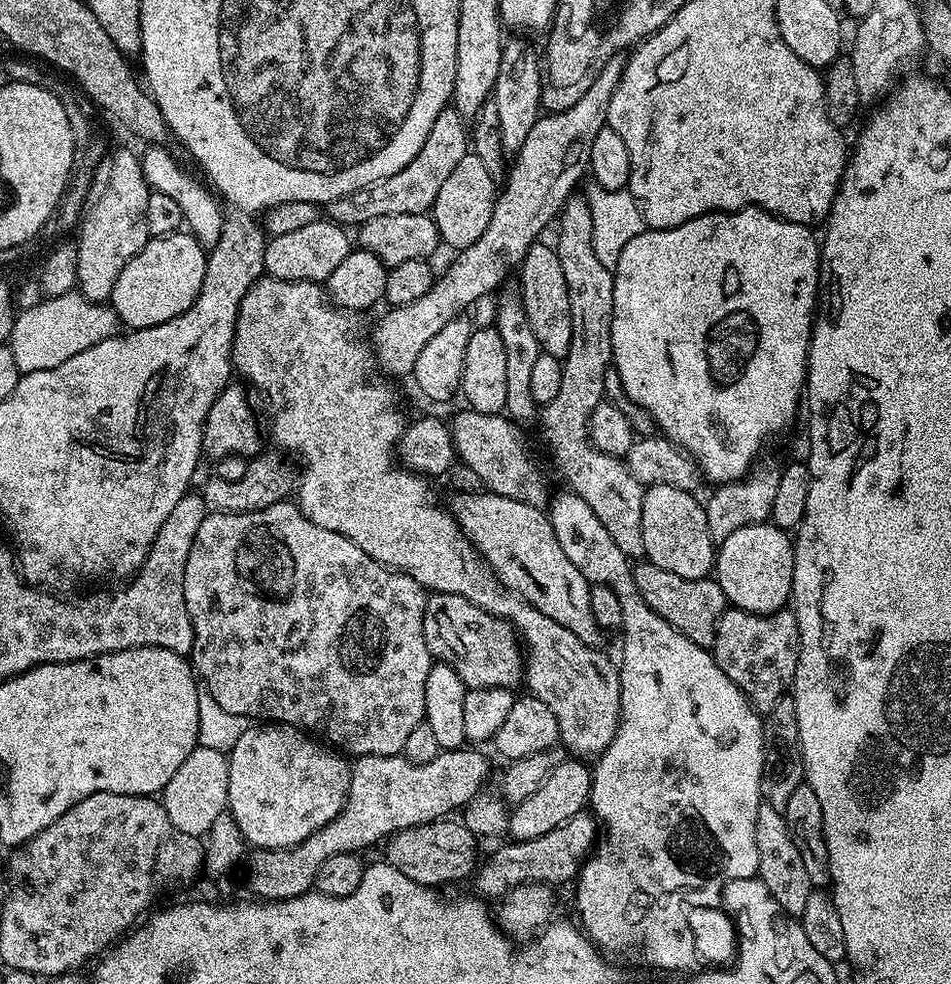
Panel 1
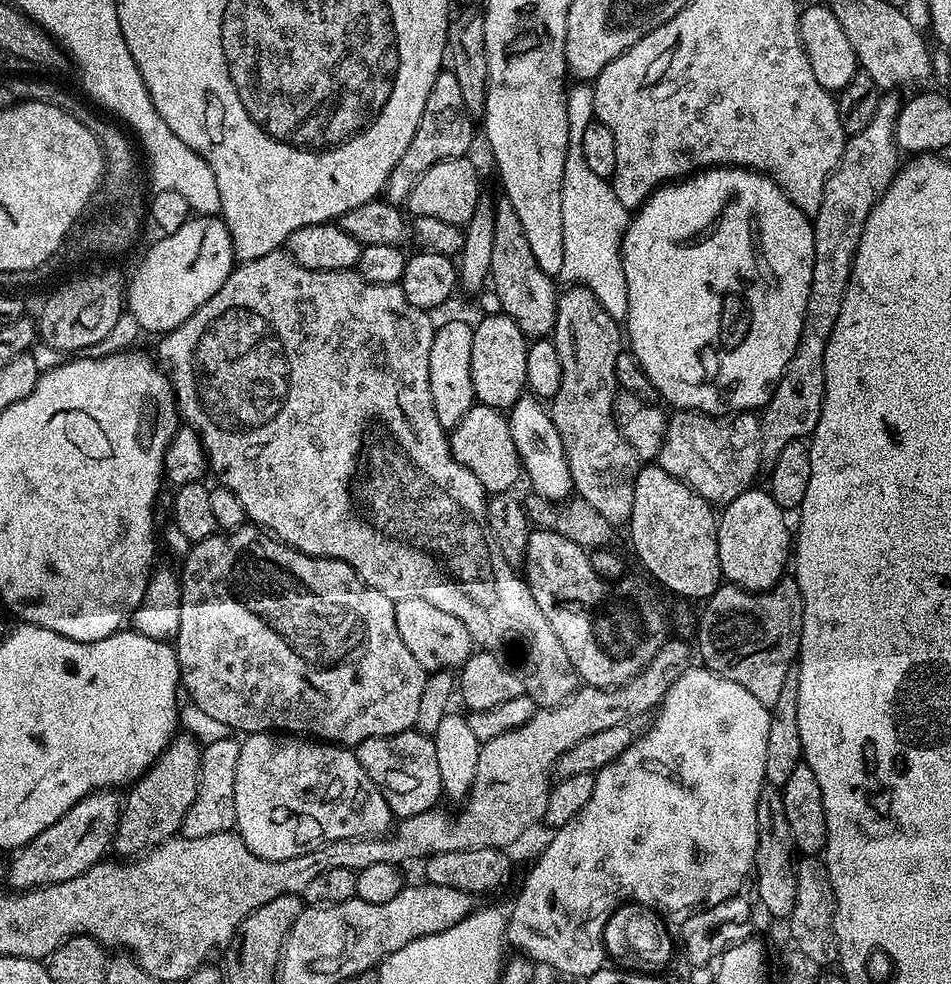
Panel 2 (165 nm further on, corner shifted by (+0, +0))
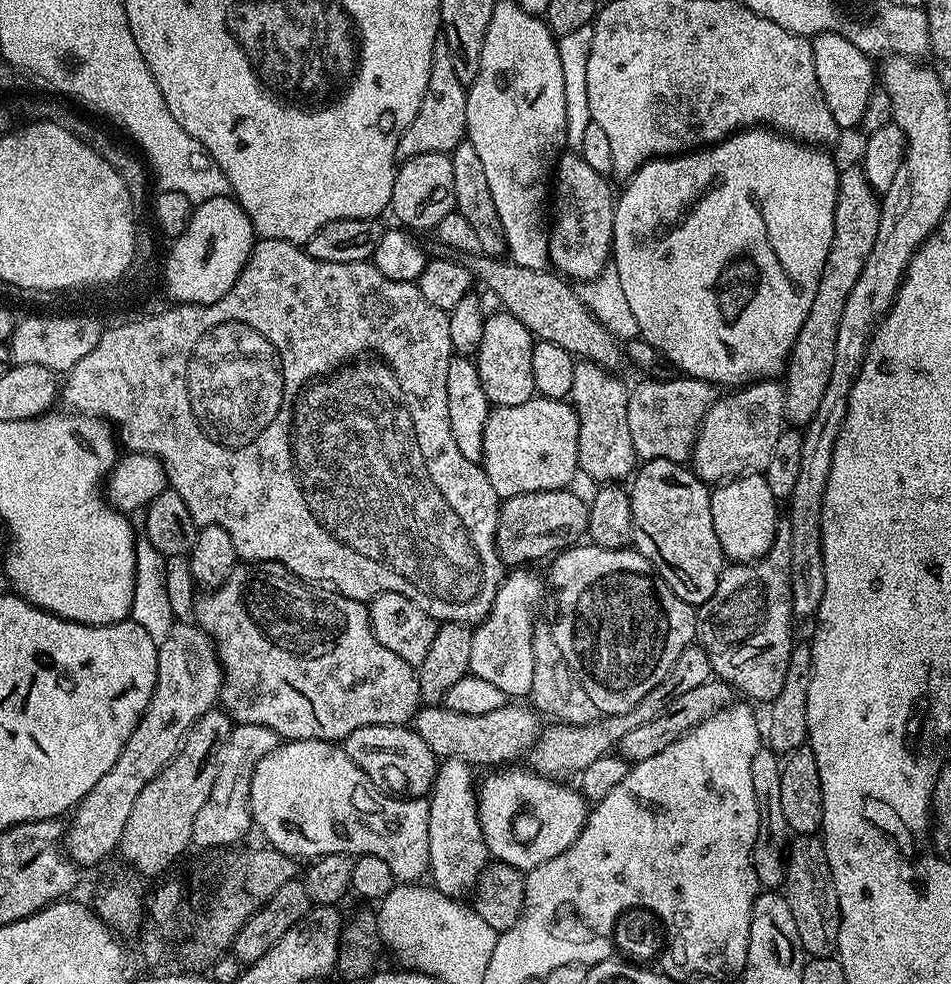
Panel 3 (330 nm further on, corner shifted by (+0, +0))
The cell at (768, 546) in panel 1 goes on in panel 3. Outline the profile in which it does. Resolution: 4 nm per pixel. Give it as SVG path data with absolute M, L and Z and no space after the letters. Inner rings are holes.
M763 475L726 480L711 493L711 497L710 514L714 518L714 534L718 534L725 557L738 564L748 564L765 556L776 537L778 501L774 494L770 494L770 486Z

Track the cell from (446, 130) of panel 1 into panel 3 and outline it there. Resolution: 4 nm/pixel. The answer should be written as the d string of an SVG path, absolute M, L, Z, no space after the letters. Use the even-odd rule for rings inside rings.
M442 38L434 42L434 54L430 66L430 82L426 82L426 94L422 94L422 102L418 106L418 114L414 114L414 122L406 126L402 138L398 138L397 157L401 161L414 158L418 154L431 152L451 153L466 139L466 98L467 87L458 82L454 70L454 62L450 58L450 46Z

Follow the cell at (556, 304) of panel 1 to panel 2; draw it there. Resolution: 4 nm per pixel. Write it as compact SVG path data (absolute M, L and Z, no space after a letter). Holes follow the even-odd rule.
M507 198L500 200L494 208L494 250L492 251L492 271L490 287L502 298L506 315L524 331L529 338L544 338L556 326L556 302L558 299L557 281L547 276L538 266L530 242L526 242L526 234L522 230L522 222L518 222L518 214L514 214L514 206L510 206Z

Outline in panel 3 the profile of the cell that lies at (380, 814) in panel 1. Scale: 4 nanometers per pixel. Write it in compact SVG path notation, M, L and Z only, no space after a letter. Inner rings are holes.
M375 724L354 730L343 740L346 754L374 782L374 786L394 797L427 797L436 779L438 758L422 742L422 738L408 726L398 724Z

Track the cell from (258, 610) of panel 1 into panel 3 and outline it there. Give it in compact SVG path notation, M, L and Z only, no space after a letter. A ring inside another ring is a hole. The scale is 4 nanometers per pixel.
M261 560L259 562L240 562L232 569L231 574L222 582L219 588L205 591L204 596L196 600L196 617L194 623L202 629L216 645L216 656L220 659L220 670L224 673L224 682L220 686L219 707L232 717L236 724L253 724L254 726L266 726L276 732L277 737L285 741L318 739L335 742L343 742L354 730L362 726L374 726L375 724L407 725L415 717L421 707L420 677L413 665L406 663L394 650L386 650L374 638L370 618L368 617L368 604L362 600L355 600L349 596L343 596L328 586L321 586L315 582L300 579L290 569L273 560Z

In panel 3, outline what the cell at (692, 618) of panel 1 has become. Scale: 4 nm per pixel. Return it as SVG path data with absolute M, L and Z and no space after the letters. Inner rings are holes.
M559 488L558 490L542 490L534 494L518 494L517 496L509 496L501 503L500 513L498 514L498 526L496 527L496 553L500 556L500 563L505 566L524 566L529 562L528 560L540 560L547 552L551 554L559 553L561 550L573 547L587 533L588 531L588 506L589 501L583 500L578 493L572 492L568 488Z

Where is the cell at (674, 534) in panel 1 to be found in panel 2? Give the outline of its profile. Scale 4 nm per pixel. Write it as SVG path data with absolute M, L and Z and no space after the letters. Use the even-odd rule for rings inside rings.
M659 466L641 467L634 482L634 510L630 521L632 548L644 568L664 588L680 596L693 596L697 602L716 593L721 587L722 577L718 562L718 538L716 537L717 513L713 505L705 501L690 485L666 474Z

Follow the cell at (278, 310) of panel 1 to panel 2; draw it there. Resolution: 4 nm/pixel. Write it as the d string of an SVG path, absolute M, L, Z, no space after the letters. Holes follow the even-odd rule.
M277 250L262 254L262 258L245 260L237 263L226 278L222 290L210 298L182 326L173 332L165 332L159 337L155 355L159 363L170 373L172 391L176 394L176 403L181 417L197 429L208 428L202 432L205 453L208 457L210 472L217 476L219 483L229 488L242 502L245 517L255 527L271 534L281 544L288 544L311 556L329 556L349 564L359 574L364 583L386 594L393 602L406 598L422 598L446 614L454 614L470 630L473 641L481 649L495 649L499 640L508 640L511 636L525 636L524 652L528 655L528 676L526 675L526 692L536 701L540 708L553 708L569 700L578 691L576 667L566 654L558 634L546 622L542 610L528 592L528 585L506 562L494 534L490 534L488 521L488 496L482 482L466 470L452 456L448 445L449 433L438 422L434 410L434 398L430 398L430 346L434 342L437 325L425 309L414 306L400 289L399 283L375 284L359 271L319 272L306 270L294 262L287 251ZM192 384L196 387L196 400L200 408L192 408Z

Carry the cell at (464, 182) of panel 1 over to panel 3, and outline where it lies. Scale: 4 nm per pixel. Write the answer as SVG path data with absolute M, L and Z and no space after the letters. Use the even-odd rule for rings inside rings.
M446 152L418 154L403 161L396 169L394 190L390 205L391 215L396 215L401 225L408 230L428 228L434 230L446 214L456 211L454 198L454 166L452 157Z

